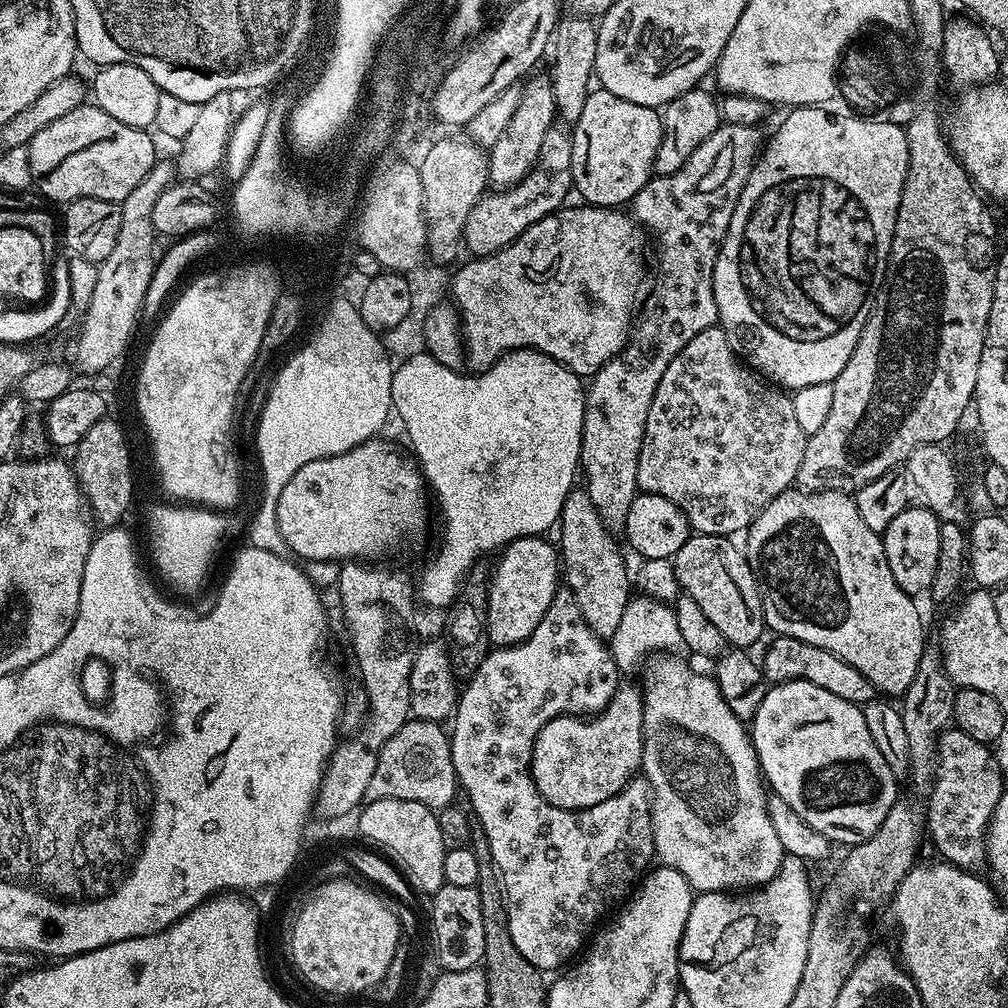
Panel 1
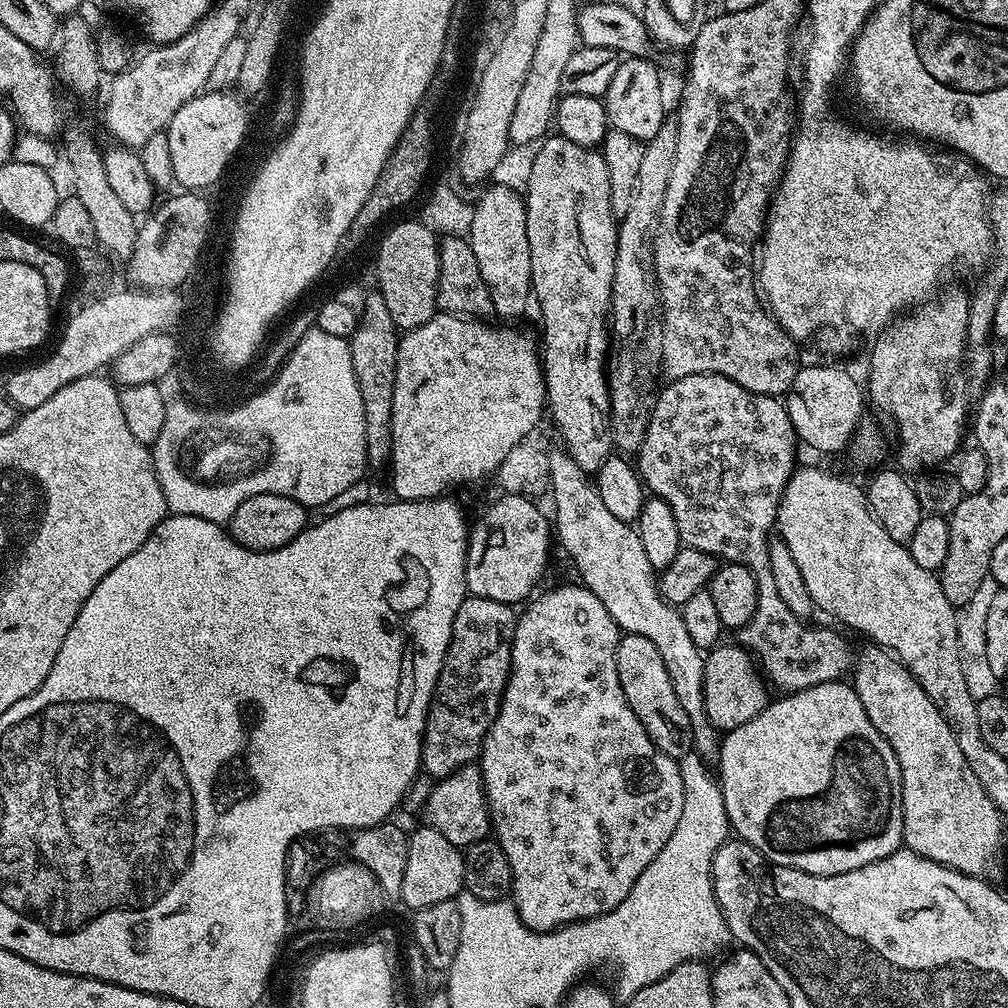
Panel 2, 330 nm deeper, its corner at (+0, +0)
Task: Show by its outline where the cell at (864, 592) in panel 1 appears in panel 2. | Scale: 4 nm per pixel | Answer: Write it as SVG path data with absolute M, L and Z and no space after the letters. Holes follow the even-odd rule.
M879 646L867 647L861 652L859 649L854 660L854 687L862 702L862 710L866 710L866 718L874 722L874 730L886 738L898 758L904 819L903 847L967 876L993 878L1000 872L1005 817L1000 815L986 794L982 782L978 782L974 770L970 770L966 758L962 758L962 749L958 746L958 738L954 738L954 730L948 724L948 719L940 713L938 706L934 706L934 702L930 702L930 694L922 690L914 674L910 674L906 665L891 652Z

